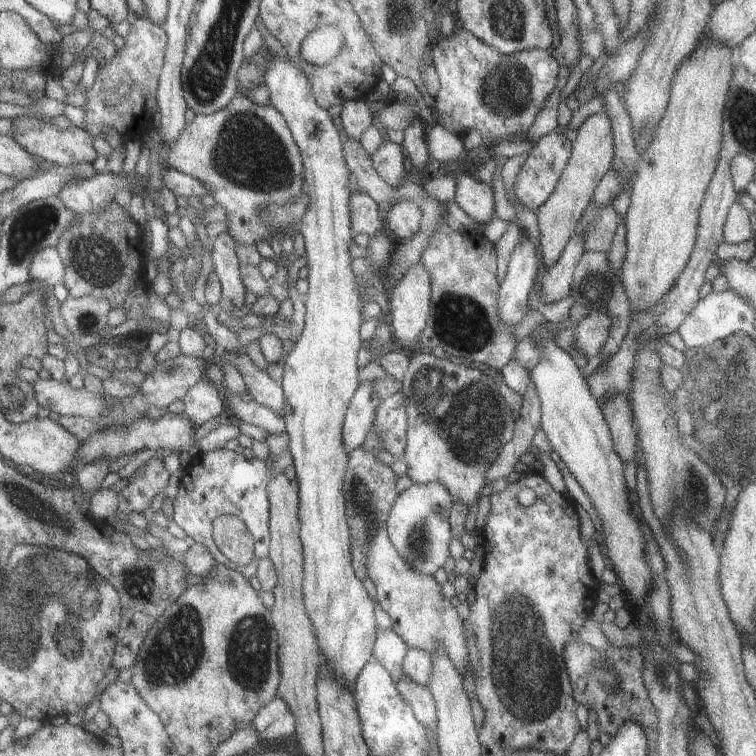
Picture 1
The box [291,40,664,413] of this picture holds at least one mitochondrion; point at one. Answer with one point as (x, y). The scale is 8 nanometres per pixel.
(505, 91)

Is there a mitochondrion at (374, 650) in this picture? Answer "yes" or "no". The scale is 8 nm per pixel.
no

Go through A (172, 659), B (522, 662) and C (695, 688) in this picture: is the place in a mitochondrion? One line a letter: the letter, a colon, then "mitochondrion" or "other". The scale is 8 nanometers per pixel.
A: mitochondrion
B: mitochondrion
C: other

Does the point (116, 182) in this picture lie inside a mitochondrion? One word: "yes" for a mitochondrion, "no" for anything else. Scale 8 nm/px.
no

